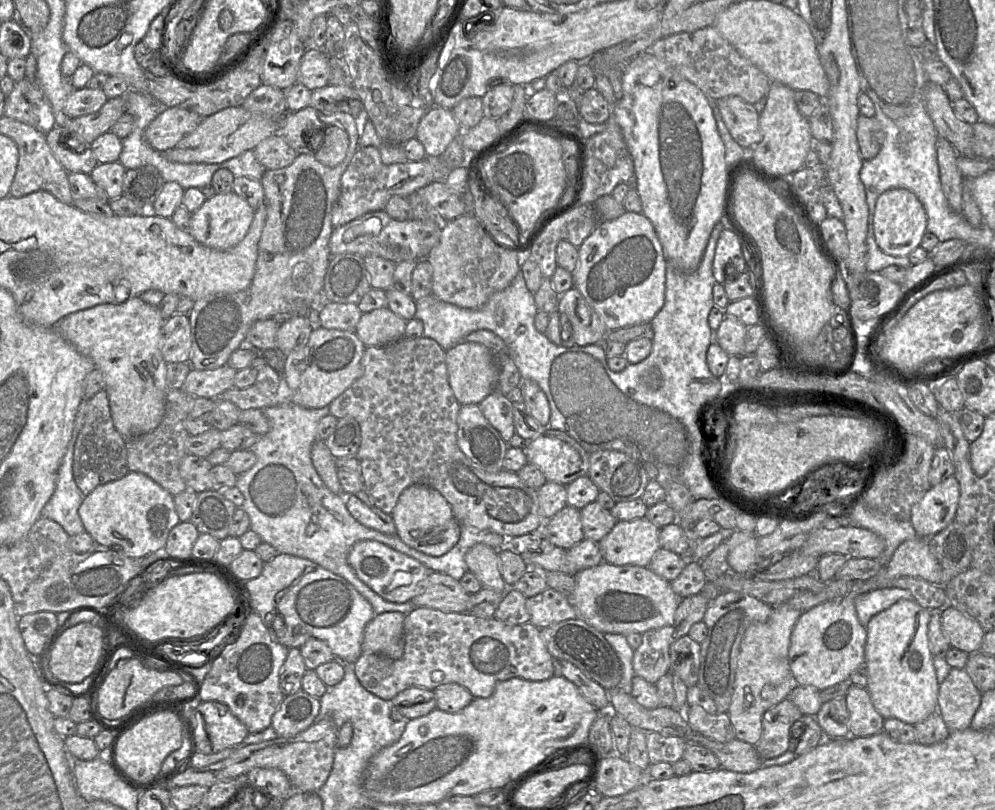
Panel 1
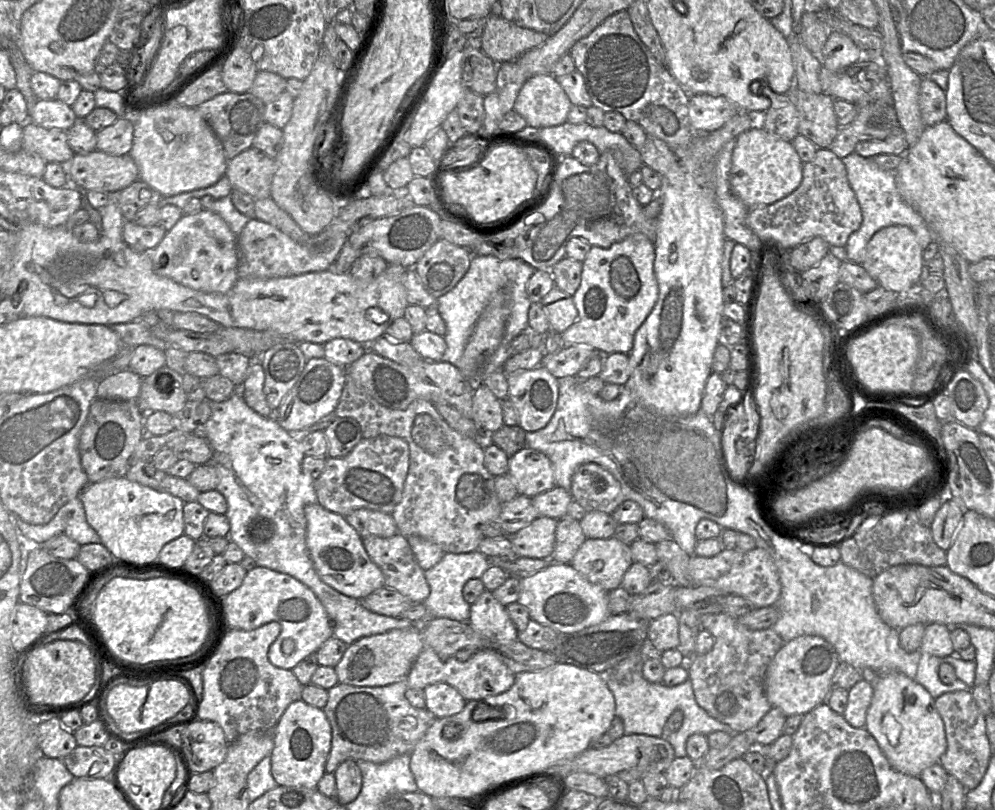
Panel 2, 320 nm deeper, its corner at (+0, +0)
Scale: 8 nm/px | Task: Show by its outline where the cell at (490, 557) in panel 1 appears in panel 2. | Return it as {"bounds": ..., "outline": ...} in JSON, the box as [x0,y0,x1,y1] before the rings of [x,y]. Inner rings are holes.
{"bounds":[469,590,518,644],"outline":[[[484,590],[470,605],[469,624],[479,633],[499,644],[510,644],[518,639],[518,630],[506,607],[497,601],[492,591]]]}

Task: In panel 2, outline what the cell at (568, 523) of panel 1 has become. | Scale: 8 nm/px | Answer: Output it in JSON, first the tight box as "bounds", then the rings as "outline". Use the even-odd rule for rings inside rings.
{"bounds":[511,516,557,560],"outline":[[[538,516],[528,526],[511,535],[515,555],[549,560],[554,550],[557,522],[553,518]]]}

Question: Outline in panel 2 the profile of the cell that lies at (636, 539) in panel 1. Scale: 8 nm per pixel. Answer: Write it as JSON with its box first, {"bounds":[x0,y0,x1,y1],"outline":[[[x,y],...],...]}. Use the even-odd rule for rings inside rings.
{"bounds":[570,536,632,592],"outline":[[[613,536],[608,539],[586,538],[570,562],[585,579],[607,592],[621,585],[632,563],[630,545]]]}

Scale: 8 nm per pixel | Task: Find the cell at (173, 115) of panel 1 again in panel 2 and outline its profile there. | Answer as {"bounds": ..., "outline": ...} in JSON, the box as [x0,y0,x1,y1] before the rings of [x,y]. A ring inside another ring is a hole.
{"bounds":[96,117,134,156],"outline":[[[118,117],[112,125],[97,132],[96,150],[115,156],[129,154],[133,135],[134,125],[131,118]]]}

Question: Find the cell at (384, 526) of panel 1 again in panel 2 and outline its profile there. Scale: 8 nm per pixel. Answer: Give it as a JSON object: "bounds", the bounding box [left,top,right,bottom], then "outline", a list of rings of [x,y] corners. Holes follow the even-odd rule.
{"bounds":[362,533,430,603],"outline":[[[397,533],[388,538],[368,536],[362,538],[362,542],[371,560],[381,569],[384,575],[385,587],[397,590],[412,603],[423,603],[427,599],[430,588],[424,570],[419,566],[407,538]]]}

